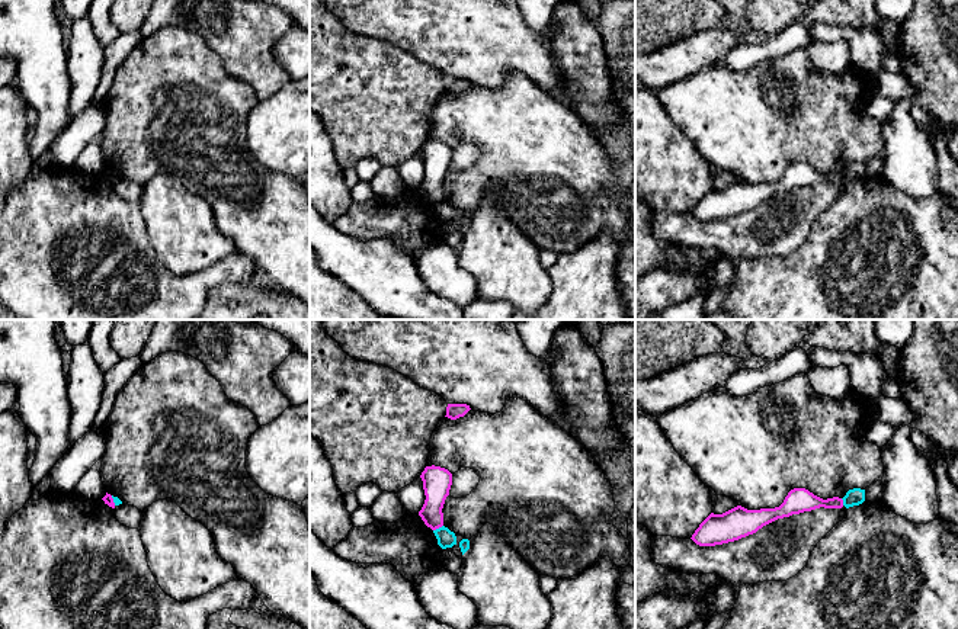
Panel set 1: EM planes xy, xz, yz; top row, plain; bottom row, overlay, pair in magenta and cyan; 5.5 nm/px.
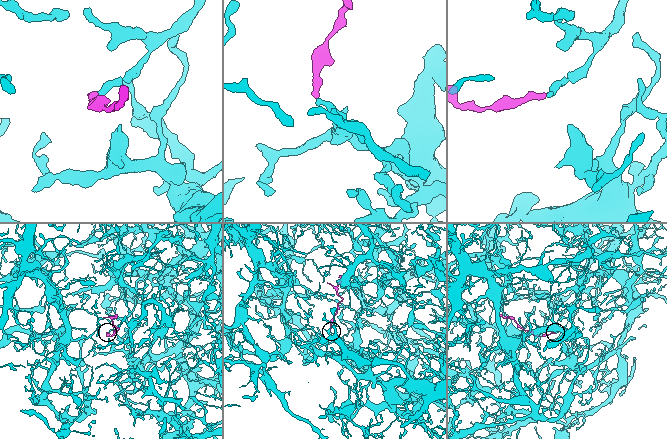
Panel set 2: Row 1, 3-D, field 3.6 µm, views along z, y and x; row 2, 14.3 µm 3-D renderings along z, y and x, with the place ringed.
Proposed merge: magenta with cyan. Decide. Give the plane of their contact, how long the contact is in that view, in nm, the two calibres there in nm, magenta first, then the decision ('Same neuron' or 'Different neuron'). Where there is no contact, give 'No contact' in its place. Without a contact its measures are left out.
Touches magenta in xz. Shared border 70 nm. Thickness 160 nm (magenta) against 100 nm. Different neuron

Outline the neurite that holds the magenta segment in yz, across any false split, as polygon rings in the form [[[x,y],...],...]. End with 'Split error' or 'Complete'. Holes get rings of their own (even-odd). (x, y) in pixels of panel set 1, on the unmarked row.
[[[794,163],[775,183],[747,184],[737,180],[722,189],[711,187],[695,205],[692,215],[699,221],[715,221],[756,208],[763,200],[792,189],[816,183],[842,183],[839,171],[823,174],[805,163]]]. Complete

